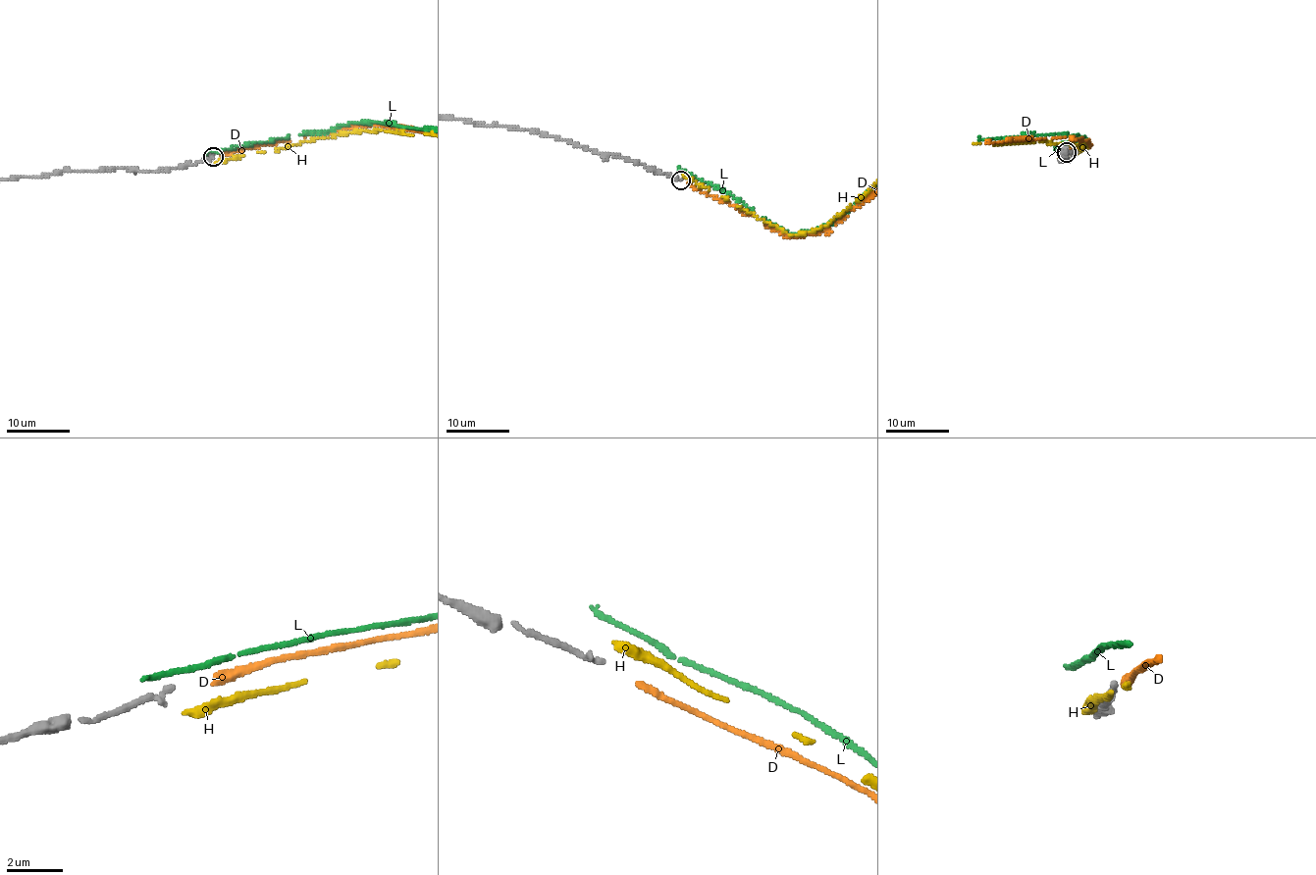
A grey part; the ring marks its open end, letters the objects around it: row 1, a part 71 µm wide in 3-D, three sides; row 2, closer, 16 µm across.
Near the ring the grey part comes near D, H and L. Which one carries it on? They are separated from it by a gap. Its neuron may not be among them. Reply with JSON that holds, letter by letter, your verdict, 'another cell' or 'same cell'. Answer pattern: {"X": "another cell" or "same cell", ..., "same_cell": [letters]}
{"D": "same cell", "H": "another cell", "L": "another cell", "same_cell": ["D"]}

